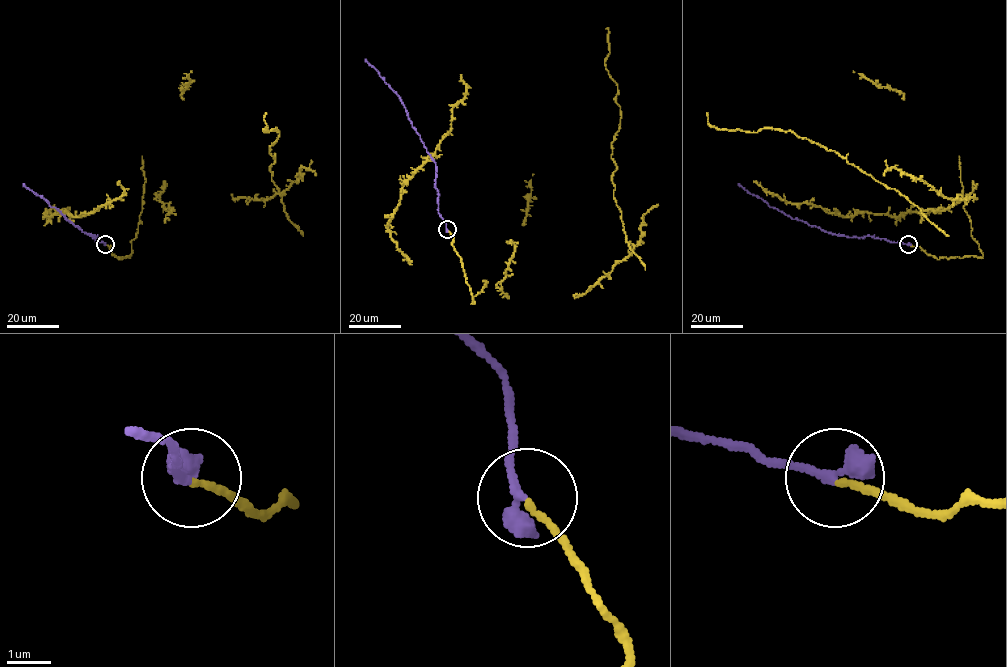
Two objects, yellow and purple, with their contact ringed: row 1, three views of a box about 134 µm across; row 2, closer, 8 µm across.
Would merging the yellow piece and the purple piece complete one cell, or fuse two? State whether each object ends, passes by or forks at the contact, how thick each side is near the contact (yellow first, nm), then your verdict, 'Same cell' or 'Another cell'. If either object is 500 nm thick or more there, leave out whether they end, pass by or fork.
At the ring yellow ends. At the ring purple passes by. Thickness 140 nm (yellow) against 300 nm. Same cell

